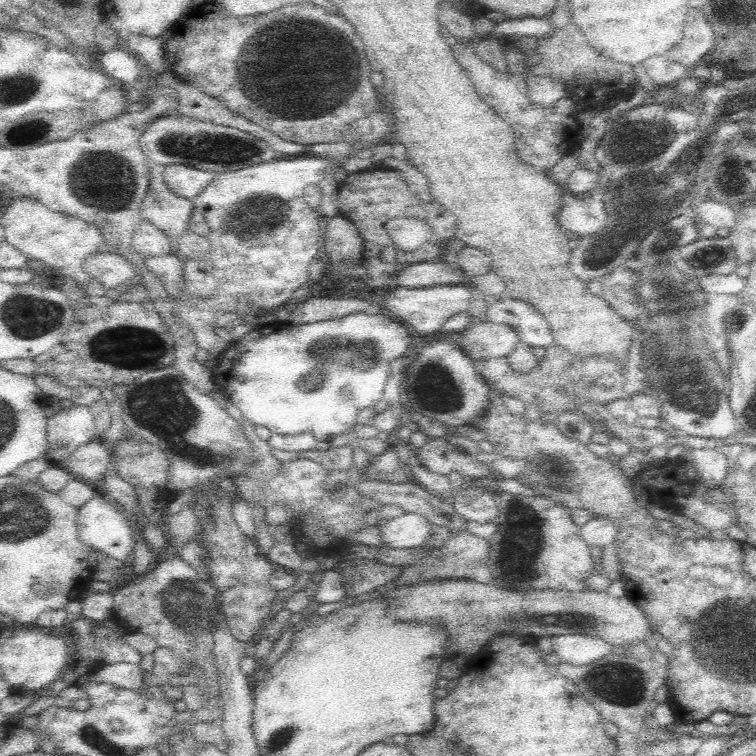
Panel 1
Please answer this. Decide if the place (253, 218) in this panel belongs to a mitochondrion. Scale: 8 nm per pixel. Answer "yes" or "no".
yes

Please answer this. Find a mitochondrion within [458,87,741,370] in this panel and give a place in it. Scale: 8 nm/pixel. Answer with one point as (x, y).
(657, 184)

